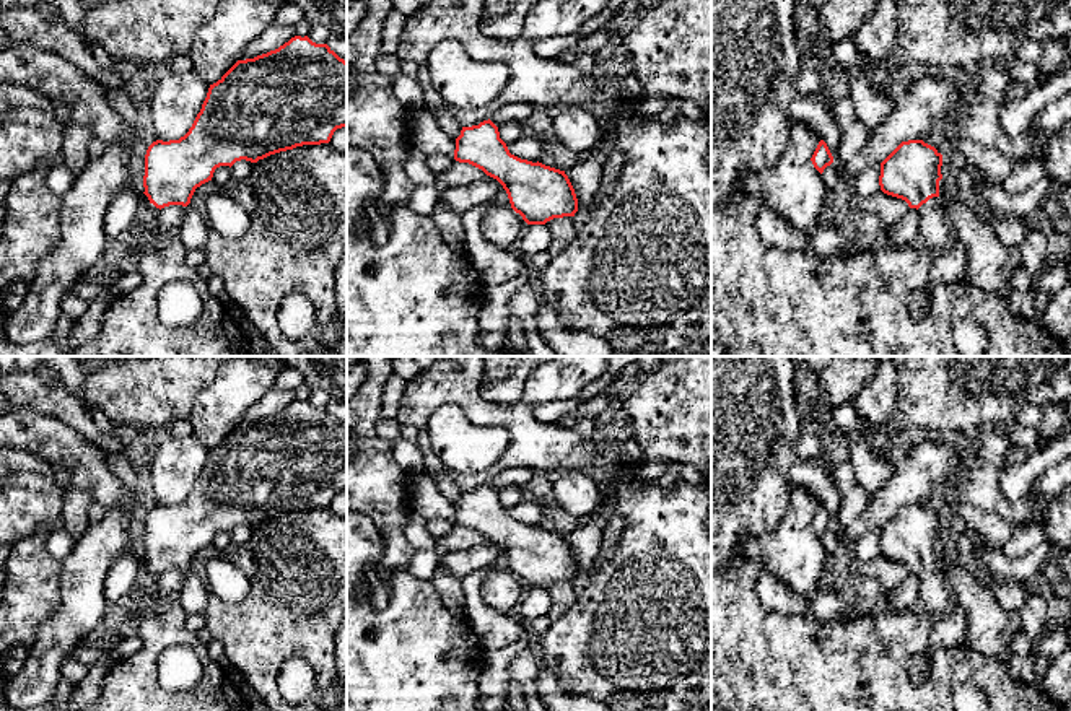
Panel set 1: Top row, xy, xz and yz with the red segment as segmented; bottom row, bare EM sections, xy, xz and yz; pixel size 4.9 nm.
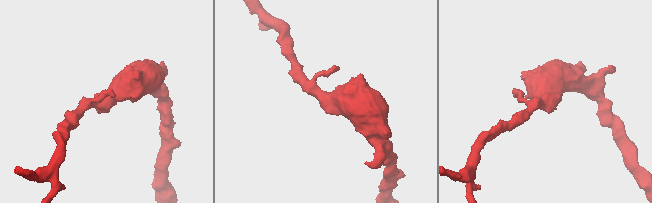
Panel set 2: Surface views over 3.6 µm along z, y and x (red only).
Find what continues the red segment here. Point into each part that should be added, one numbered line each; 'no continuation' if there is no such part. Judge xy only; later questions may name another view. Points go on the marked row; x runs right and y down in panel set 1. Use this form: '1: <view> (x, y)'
1: xy (147, 236)

